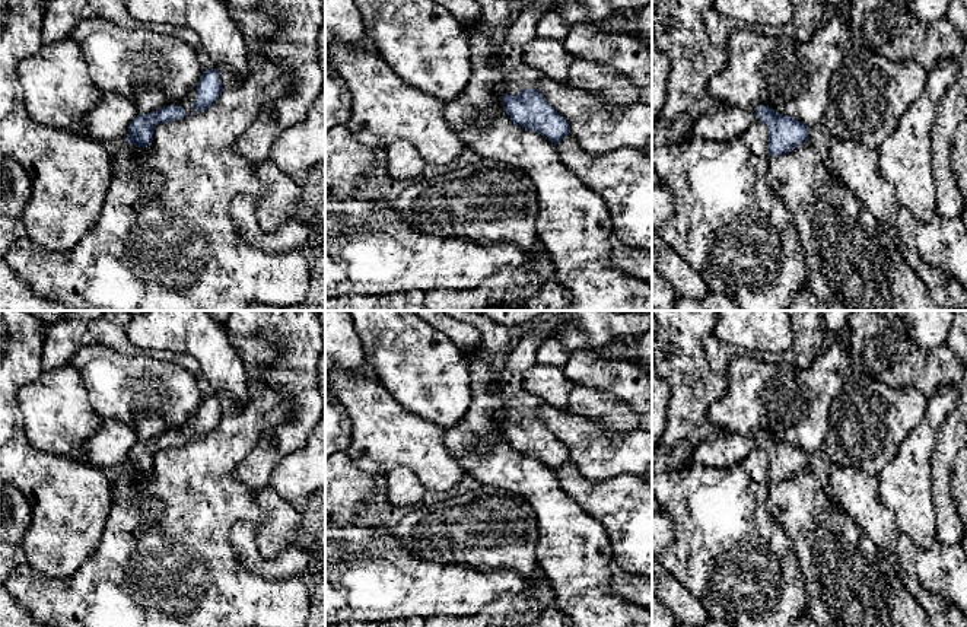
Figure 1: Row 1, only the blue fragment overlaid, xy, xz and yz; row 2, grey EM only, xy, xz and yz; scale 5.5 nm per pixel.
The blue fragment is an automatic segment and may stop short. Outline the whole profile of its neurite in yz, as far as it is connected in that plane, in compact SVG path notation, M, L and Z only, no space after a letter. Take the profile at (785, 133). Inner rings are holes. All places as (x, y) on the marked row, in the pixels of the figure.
M716 104L710 111L702 114L684 139L728 141L741 136L756 118L769 128L772 157L789 153L809 140L809 127L792 117L764 105L741 108L731 104Z

